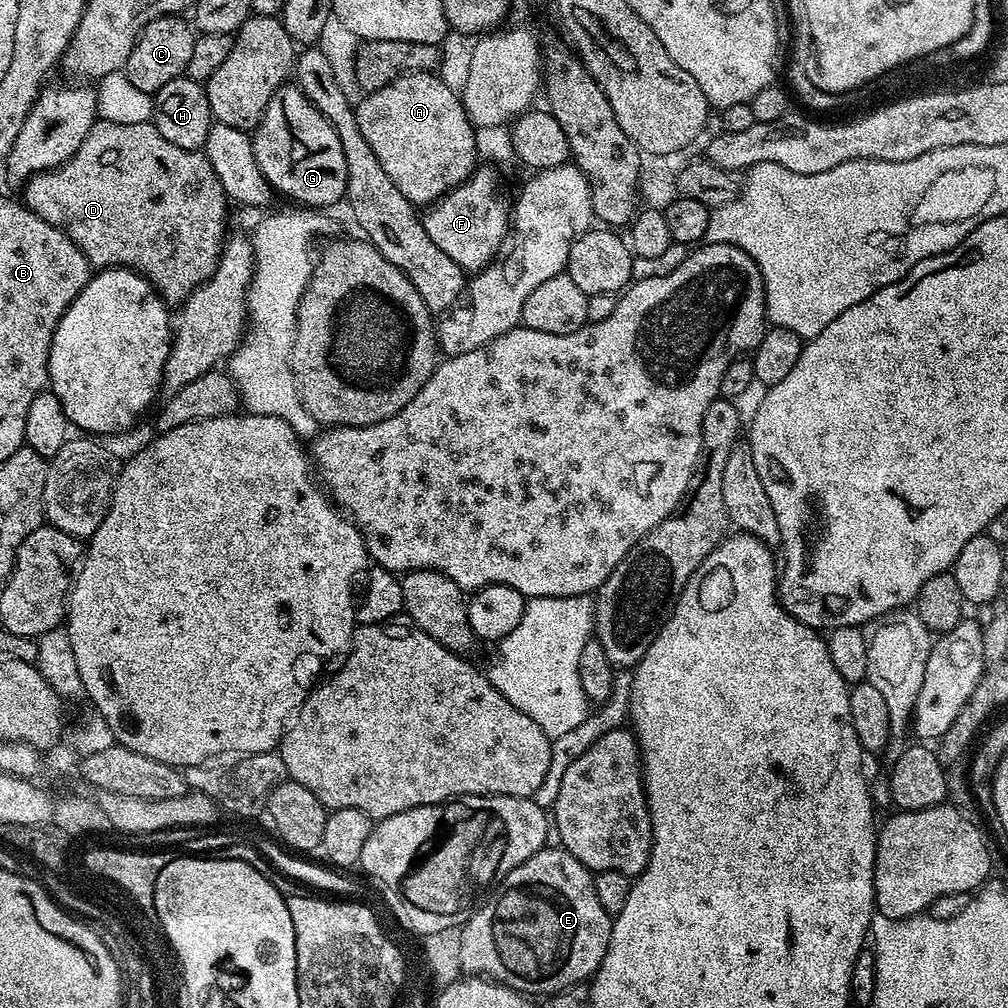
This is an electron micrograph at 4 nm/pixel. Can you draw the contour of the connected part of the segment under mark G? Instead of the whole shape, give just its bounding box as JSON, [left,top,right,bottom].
[252,82,346,210]

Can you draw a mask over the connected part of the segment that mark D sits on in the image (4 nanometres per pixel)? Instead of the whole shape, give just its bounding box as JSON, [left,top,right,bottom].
[22,119,230,306]

